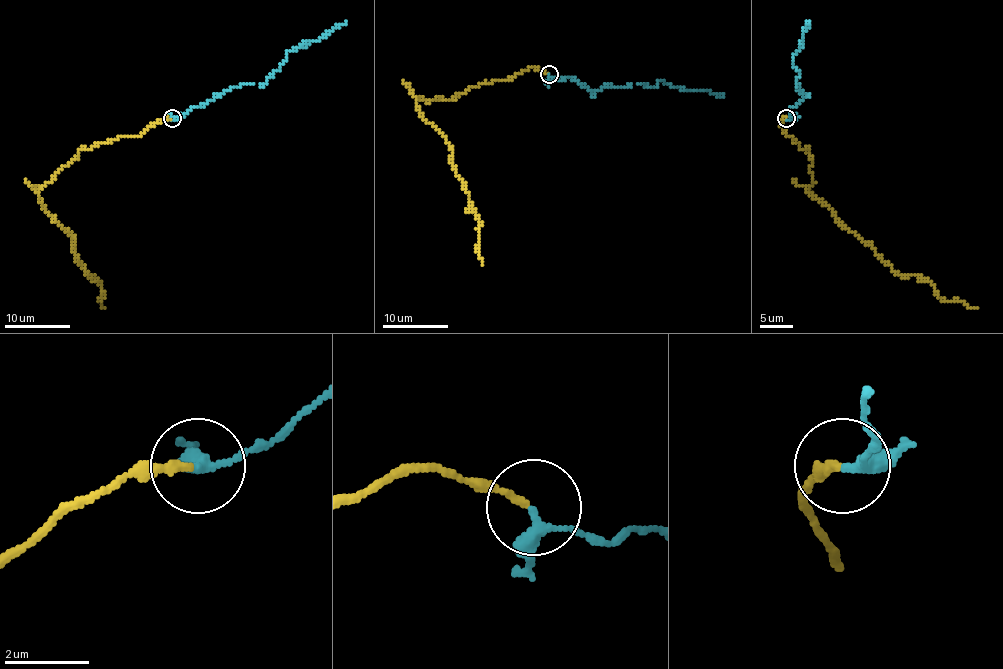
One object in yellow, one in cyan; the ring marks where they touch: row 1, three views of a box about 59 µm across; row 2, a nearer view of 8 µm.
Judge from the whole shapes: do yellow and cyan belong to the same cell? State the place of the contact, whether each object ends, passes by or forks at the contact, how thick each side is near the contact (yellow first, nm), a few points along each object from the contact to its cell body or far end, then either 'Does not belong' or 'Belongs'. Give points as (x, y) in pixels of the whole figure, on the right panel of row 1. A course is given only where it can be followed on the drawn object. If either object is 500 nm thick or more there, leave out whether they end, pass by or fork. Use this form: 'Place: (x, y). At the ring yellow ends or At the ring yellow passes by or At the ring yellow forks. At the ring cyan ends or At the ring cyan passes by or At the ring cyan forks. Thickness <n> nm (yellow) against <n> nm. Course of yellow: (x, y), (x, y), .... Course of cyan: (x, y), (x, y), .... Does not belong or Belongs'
Place: (786, 118). At the ring yellow ends. At the ring cyan passes by. Thickness 160 nm (yellow) against 260 nm. Course of yellow: (787, 119), (780, 125), (812, 160), (808, 190), (894, 271), (922, 276), (939, 295), (977, 309). Course of cyan: (787, 119), (803, 96), (797, 84), (793, 53), (803, 43), (808, 22). Belongs

